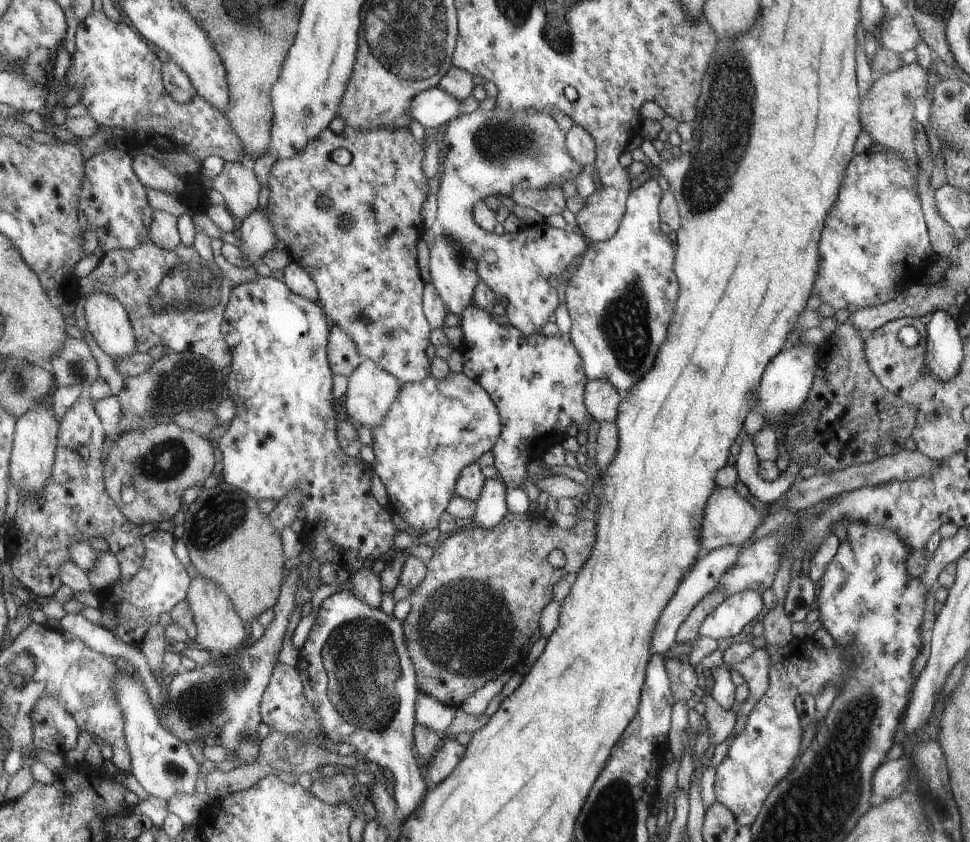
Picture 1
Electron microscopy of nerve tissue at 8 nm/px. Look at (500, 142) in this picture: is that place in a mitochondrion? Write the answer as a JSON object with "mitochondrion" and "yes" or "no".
{"mitochondrion":"yes"}

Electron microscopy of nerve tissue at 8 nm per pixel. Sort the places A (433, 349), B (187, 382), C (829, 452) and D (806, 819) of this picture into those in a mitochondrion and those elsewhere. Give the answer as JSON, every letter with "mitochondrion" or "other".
{"A":"other","B":"mitochondrion","C":"mitochondrion","D":"mitochondrion"}

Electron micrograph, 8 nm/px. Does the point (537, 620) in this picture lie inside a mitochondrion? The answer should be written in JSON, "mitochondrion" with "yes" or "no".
{"mitochondrion":"no"}

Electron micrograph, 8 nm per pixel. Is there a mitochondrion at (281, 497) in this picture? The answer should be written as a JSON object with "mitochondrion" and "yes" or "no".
{"mitochondrion":"no"}

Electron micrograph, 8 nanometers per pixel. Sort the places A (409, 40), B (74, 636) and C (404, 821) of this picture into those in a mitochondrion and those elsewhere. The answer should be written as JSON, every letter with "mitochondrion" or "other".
{"A":"mitochondrion","B":"other","C":"other"}

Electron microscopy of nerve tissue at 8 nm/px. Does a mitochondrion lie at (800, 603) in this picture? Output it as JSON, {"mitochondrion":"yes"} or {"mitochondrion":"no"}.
{"mitochondrion":"no"}

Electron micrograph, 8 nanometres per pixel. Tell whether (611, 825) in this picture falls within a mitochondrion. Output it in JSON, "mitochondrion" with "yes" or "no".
{"mitochondrion":"yes"}

